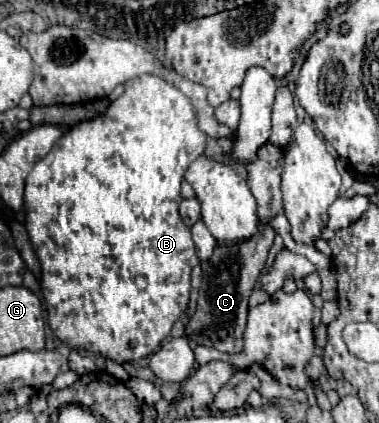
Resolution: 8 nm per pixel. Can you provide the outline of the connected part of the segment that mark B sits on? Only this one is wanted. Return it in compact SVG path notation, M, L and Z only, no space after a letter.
M140 75L130 79L124 85L124 93L106 109L106 113L98 115L96 119L76 123L68 133L64 133L56 141L52 151L34 165L34 169L26 179L26 191L24 191L26 229L30 235L32 247L42 263L42 295L46 299L48 323L54 335L62 343L66 343L72 349L98 353L116 363L126 363L126 361L138 361L142 357L152 355L160 347L162 339L168 337L174 321L186 311L186 305L190 301L190 273L196 265L200 265L190 227L180 219L178 205L182 201L180 183L184 179L184 173L190 167L190 163L204 153L204 149L206 149L206 135L198 127L198 117L196 117L196 109L192 107L192 101L162 77Z

